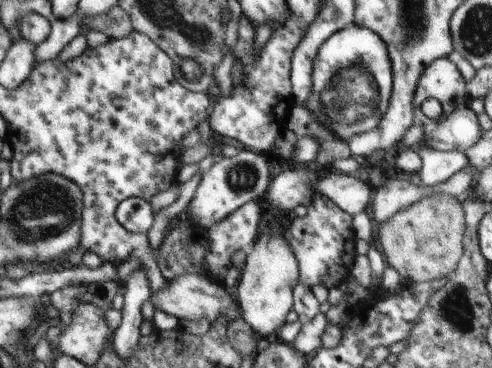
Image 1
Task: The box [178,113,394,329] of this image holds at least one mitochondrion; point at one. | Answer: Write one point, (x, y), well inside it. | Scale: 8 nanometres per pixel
(242, 176)

